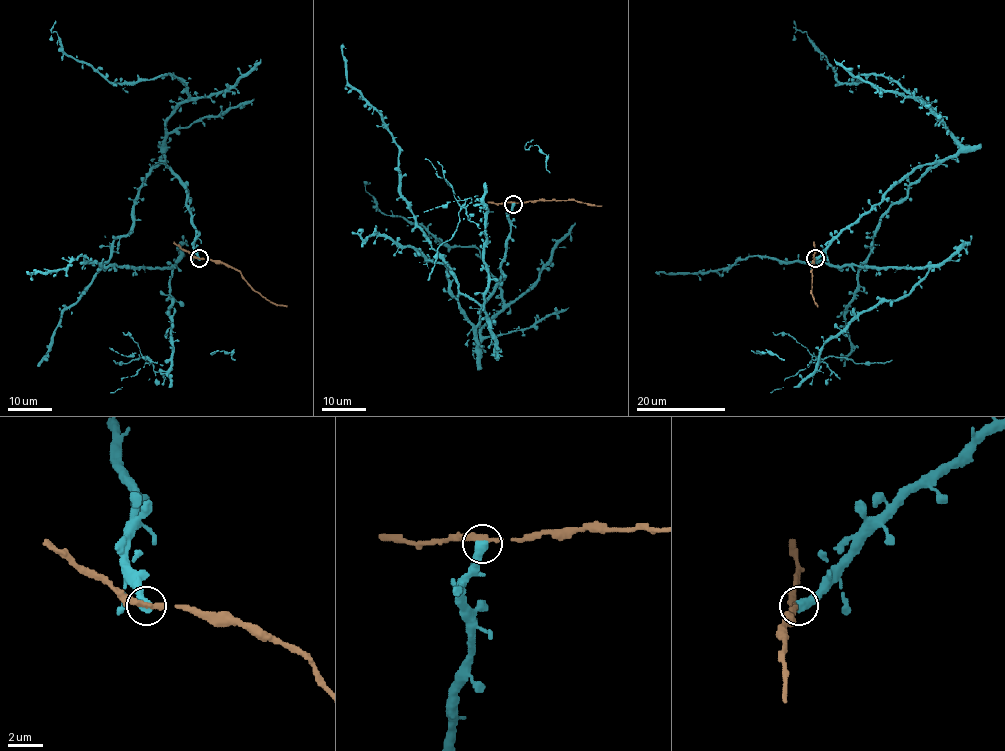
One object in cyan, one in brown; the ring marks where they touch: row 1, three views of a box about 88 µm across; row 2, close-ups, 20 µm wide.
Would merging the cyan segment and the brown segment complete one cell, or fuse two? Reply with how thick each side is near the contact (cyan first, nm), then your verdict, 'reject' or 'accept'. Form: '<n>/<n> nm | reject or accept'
550/280 nm | reject

